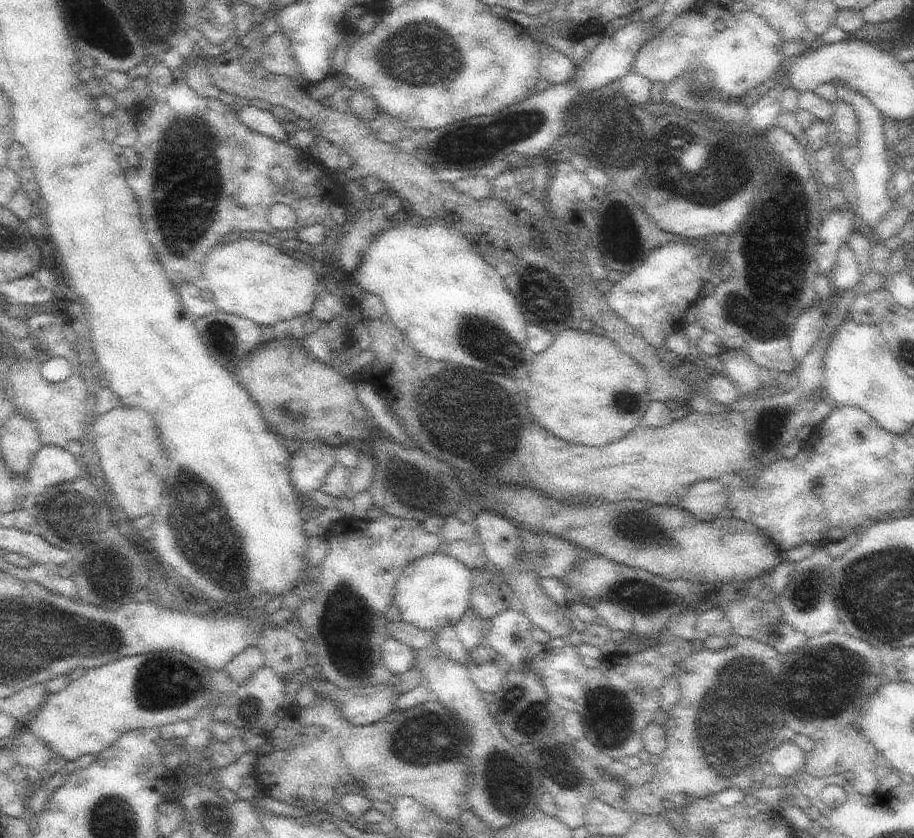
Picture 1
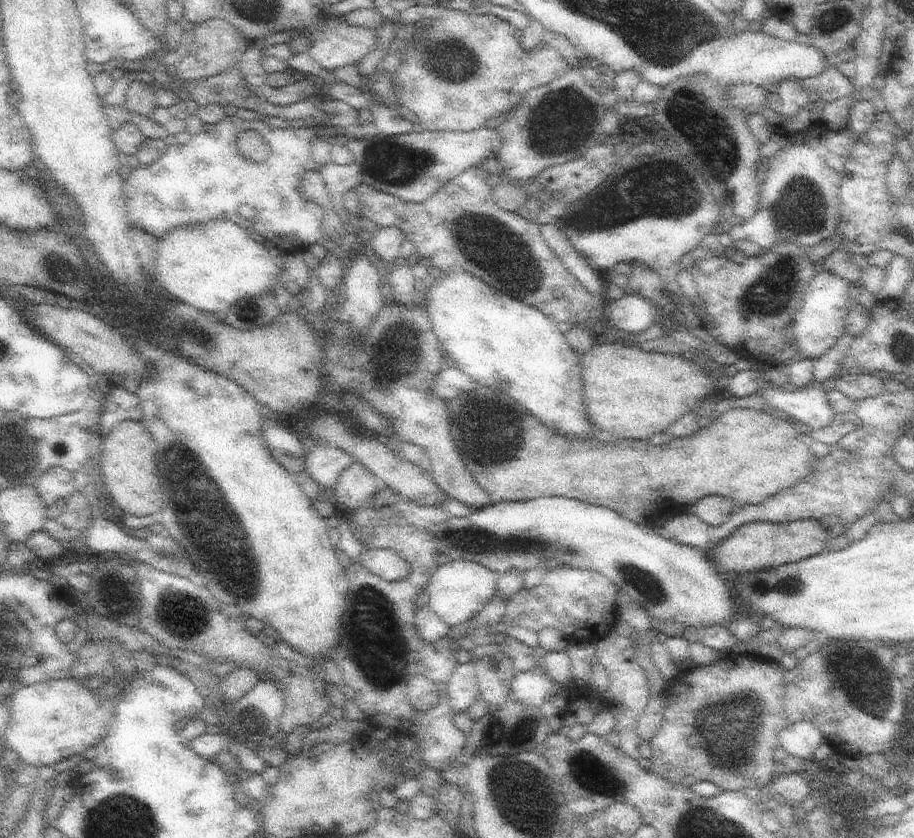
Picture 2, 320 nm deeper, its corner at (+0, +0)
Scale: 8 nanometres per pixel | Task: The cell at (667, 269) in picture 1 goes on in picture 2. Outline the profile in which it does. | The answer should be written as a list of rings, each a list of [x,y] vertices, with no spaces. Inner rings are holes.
[[[625,294],[620,300],[605,303],[602,310],[614,329],[632,335],[649,330],[658,318],[656,302],[637,294]]]

